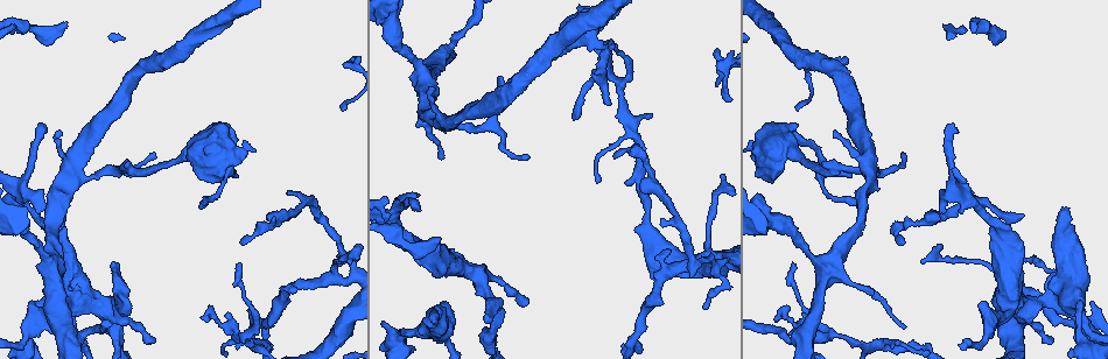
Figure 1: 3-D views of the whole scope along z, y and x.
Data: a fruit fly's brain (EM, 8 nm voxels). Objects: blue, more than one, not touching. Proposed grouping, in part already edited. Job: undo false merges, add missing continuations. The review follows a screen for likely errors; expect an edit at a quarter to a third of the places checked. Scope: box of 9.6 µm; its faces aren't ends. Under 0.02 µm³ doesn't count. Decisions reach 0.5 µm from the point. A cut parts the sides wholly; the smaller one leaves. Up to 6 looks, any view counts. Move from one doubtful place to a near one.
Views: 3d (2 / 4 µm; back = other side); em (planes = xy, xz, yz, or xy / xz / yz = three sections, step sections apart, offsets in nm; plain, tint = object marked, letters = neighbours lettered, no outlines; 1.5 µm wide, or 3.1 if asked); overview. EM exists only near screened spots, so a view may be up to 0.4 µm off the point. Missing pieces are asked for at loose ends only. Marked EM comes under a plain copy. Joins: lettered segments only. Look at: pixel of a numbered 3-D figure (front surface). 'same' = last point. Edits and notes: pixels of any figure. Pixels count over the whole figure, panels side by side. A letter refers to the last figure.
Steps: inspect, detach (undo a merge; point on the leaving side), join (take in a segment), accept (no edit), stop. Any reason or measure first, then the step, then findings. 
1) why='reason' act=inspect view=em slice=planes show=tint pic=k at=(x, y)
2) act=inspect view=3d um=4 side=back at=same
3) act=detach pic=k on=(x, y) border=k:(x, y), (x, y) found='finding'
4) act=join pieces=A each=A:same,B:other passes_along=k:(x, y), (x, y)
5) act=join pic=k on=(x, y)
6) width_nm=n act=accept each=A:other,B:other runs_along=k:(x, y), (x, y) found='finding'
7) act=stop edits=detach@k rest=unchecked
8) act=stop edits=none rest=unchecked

why='branch stops here' act=inspect view=3d um=4 pic=1 at=(152, 343)

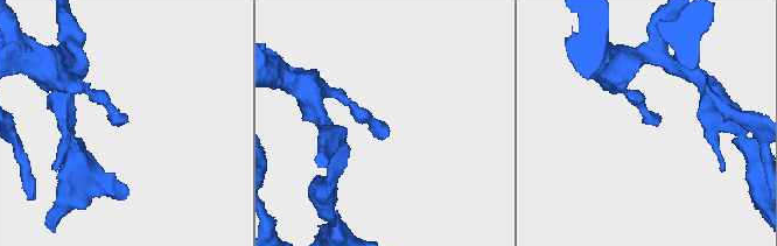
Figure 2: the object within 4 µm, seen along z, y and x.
why='need the tissue' act=inspect view=em slice=yz step=4 show=tint pic=2 at=(123, 123)

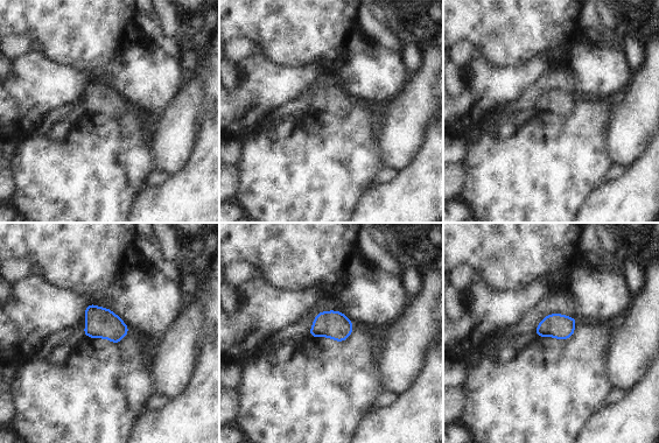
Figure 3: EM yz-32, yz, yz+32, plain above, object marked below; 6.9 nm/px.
why='another direction' act=inspect view=em slice=planes show=letters at=same

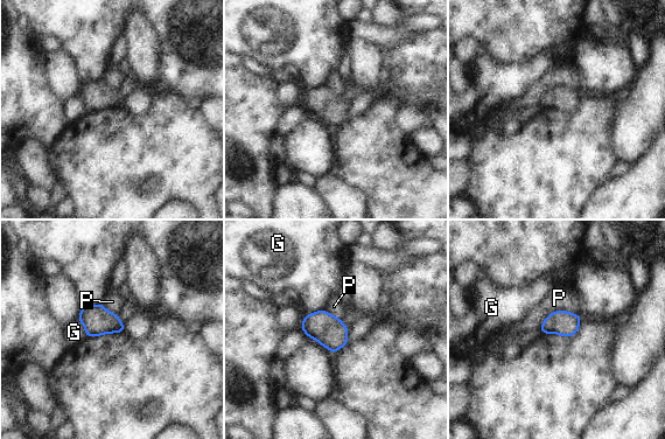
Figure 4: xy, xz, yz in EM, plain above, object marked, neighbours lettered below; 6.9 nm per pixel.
act=accept each=G:other,P:other border=4:(578, 314), (553, 311), (539, 328) found='no lettered segment goes on from it'

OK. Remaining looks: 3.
why='an open end' act=inspect view=em slice=planes show=letters pic=1 at=(1064, 208)

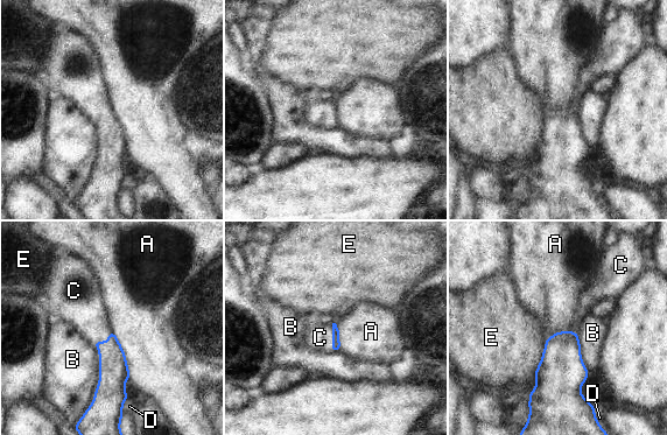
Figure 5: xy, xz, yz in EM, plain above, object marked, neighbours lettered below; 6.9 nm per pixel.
act=join pieces=C each=A:other,B:other,C:same,D:other,E:other passes_along=5:(336, 345), (332, 338), (320, 337) found='it goes on there'

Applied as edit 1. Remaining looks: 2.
act=stop edits=join@5 rest=unchecked

